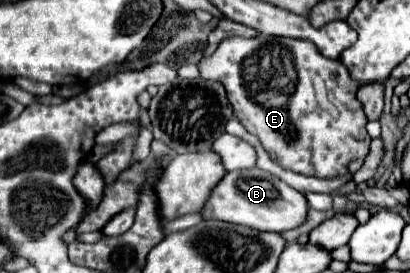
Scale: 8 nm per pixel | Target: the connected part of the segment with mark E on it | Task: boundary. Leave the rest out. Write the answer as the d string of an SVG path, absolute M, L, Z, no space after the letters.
M256 35L250 39L230 37L220 43L212 57L198 63L198 67L202 79L224 83L234 115L248 133L260 137L262 147L284 169L318 179L334 179L334 175L356 173L360 169L370 149L370 137L366 133L366 115L356 99L358 83L350 79L342 63L318 55L318 49L306 43L306 39L274 39L270 35Z

